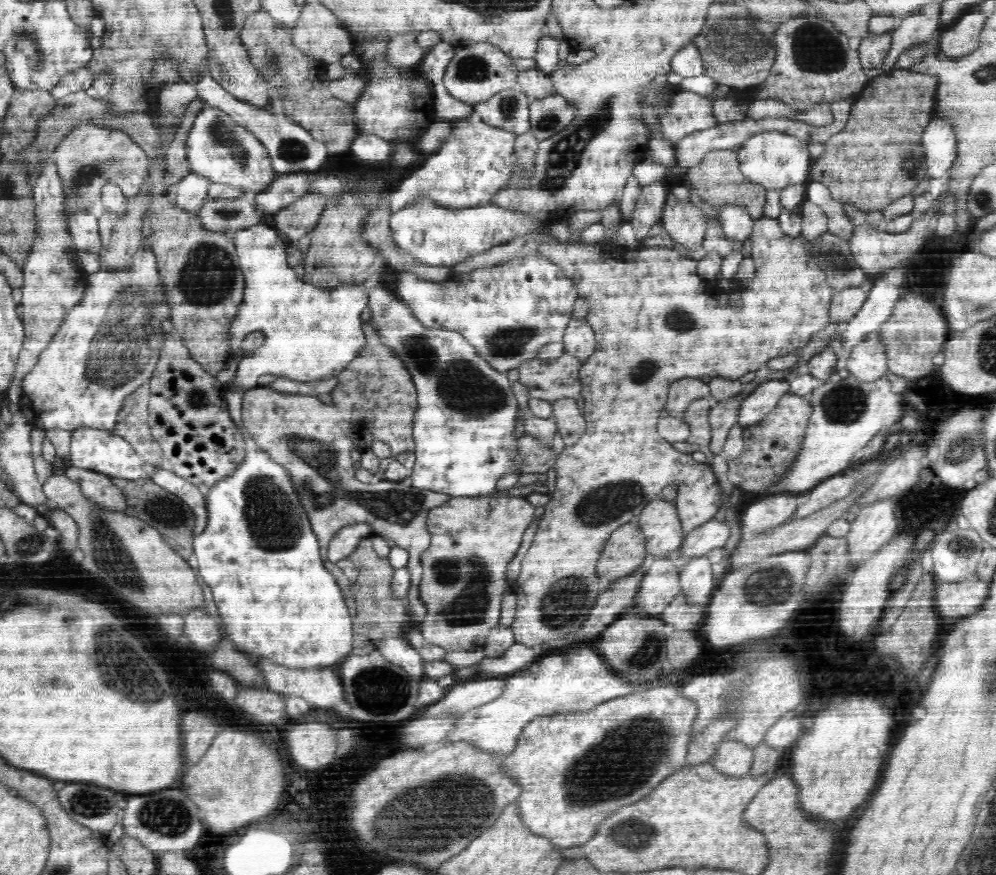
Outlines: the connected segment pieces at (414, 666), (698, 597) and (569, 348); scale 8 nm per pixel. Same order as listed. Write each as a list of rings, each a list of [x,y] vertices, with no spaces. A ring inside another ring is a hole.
[[[386,638],[378,642],[374,648],[382,654],[384,660],[390,664],[401,666],[416,681],[420,682],[425,678],[425,659],[420,656],[419,650],[406,644],[402,638]]]
[[[708,557],[692,558],[680,571],[680,590],[685,600],[697,606],[704,606],[704,604],[707,606],[715,590],[712,583],[712,563]]]
[[[571,319],[565,328],[563,336],[564,350],[566,355],[576,357],[584,363],[594,352],[596,340],[592,328],[584,320]]]

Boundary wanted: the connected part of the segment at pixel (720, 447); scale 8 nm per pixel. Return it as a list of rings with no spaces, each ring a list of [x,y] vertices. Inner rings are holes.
[[[750,382],[743,392],[734,398],[728,398],[726,402],[716,402],[711,406],[709,412],[709,424],[712,428],[711,441],[709,442],[710,452],[720,459],[720,452],[727,450],[726,440],[729,436],[730,428],[739,424],[739,410],[741,402],[754,392],[754,388],[760,382]]]

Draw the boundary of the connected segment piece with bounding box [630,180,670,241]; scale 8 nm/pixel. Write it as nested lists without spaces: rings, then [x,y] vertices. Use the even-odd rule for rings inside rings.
[[[664,180],[652,182],[652,184],[641,188],[630,222],[637,241],[645,239],[650,228],[656,222],[661,222],[662,212],[669,193]]]

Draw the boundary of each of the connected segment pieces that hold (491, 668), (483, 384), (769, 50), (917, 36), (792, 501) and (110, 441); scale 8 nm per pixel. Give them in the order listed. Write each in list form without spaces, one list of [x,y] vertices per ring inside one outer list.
[[[514,644],[496,658],[483,658],[482,662],[476,664],[476,668],[480,668],[478,674],[490,676],[490,678],[502,678],[522,672],[522,668],[527,668],[541,657],[540,654],[542,654],[540,646],[528,648],[522,644]]]
[[[383,284],[374,287],[369,291],[367,305],[373,329],[384,338],[385,345],[393,350],[394,356],[404,359],[406,370],[410,372],[417,389],[419,405],[413,419],[416,460],[410,474],[412,486],[452,497],[496,495],[496,482],[508,472],[518,472],[516,438],[514,444],[506,444],[506,436],[514,434],[518,420],[518,402],[512,394],[508,376],[496,371],[487,360],[480,358],[459,332],[428,329],[422,325],[402,300],[393,294],[391,288]]]
[[[712,2],[706,14],[706,23],[692,44],[698,47],[704,63],[704,74],[714,78],[720,84],[732,86],[738,92],[744,92],[744,102],[752,102],[751,94],[761,85],[771,73],[776,60],[776,45],[774,45],[775,25],[768,22],[758,22],[758,18],[750,18],[741,2],[716,4]]]
[[[934,2],[924,6],[919,13],[902,18],[900,26],[891,31],[890,50],[884,60],[882,70],[885,72],[892,70],[900,55],[904,54],[906,50],[918,44],[928,44],[934,38],[940,26],[941,10],[941,3]]]
[[[794,494],[762,496],[760,500],[750,501],[744,514],[738,518],[738,531],[746,536],[762,530],[776,528],[786,523],[798,508],[798,498]]]
[[[93,427],[78,428],[71,432],[70,466],[100,472],[109,477],[125,478],[126,480],[148,478],[148,471],[144,470],[142,457],[127,440],[114,435],[112,430],[99,430]]]

